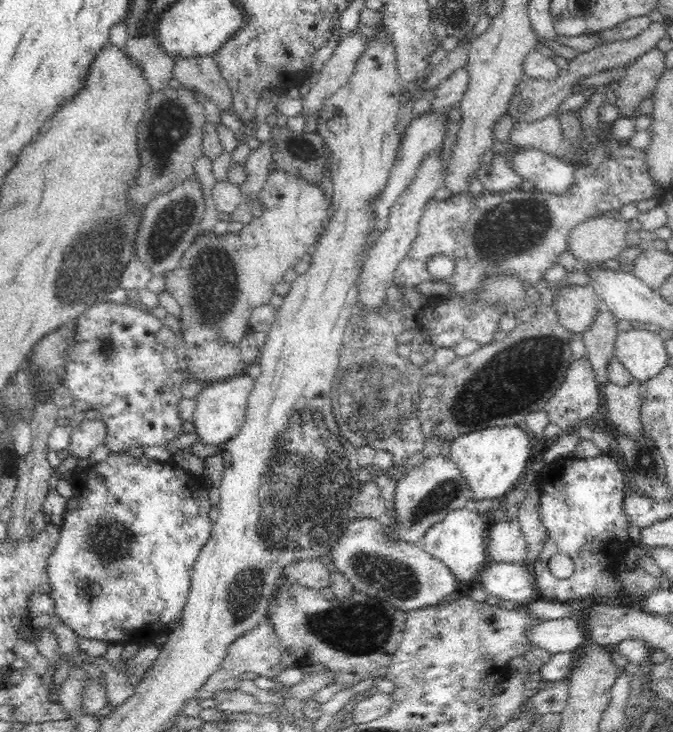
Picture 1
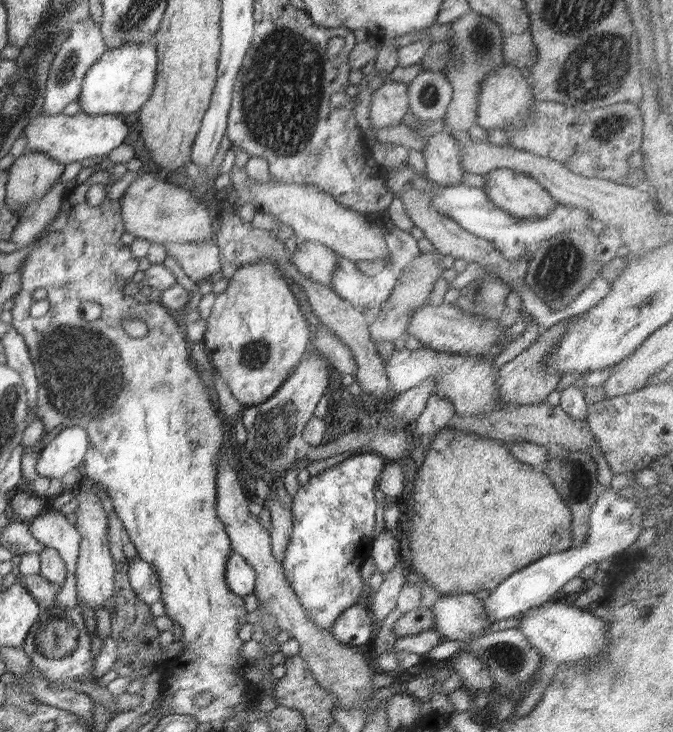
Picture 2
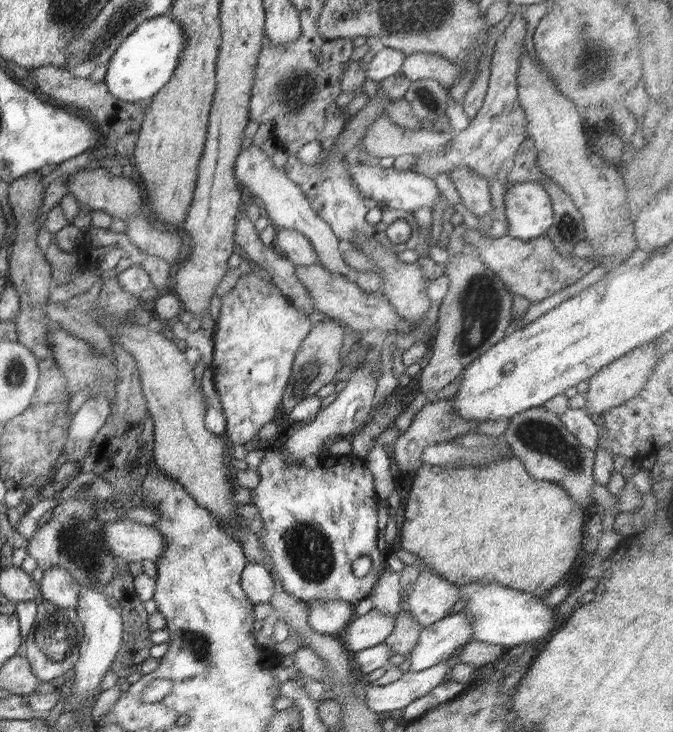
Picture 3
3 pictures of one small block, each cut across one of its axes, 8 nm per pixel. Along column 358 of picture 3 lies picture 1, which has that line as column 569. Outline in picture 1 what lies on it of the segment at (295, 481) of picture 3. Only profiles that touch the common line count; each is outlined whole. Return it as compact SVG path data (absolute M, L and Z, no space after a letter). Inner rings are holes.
M602 452L596 457L587 459L562 458L552 462L540 478L535 480L540 487L540 519L548 529L548 538L540 556L532 564L531 569L536 579L536 589L540 598L546 601L570 602L579 598L616 598L625 596L623 588L609 571L614 572L621 566L622 557L631 546L626 529L631 523L625 513L624 502L624 472L618 467L618 461L612 453ZM557 553L570 557L574 562L574 571L569 578L558 579L548 569L548 561Z

